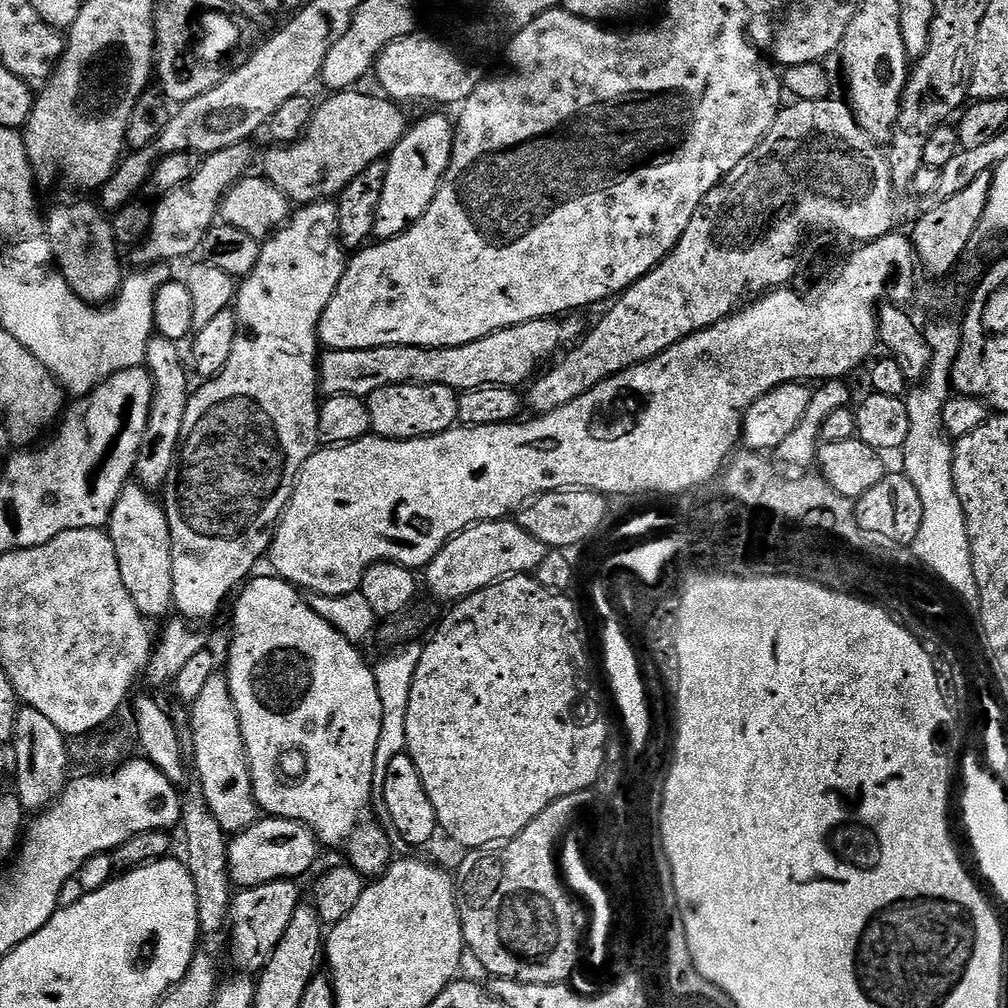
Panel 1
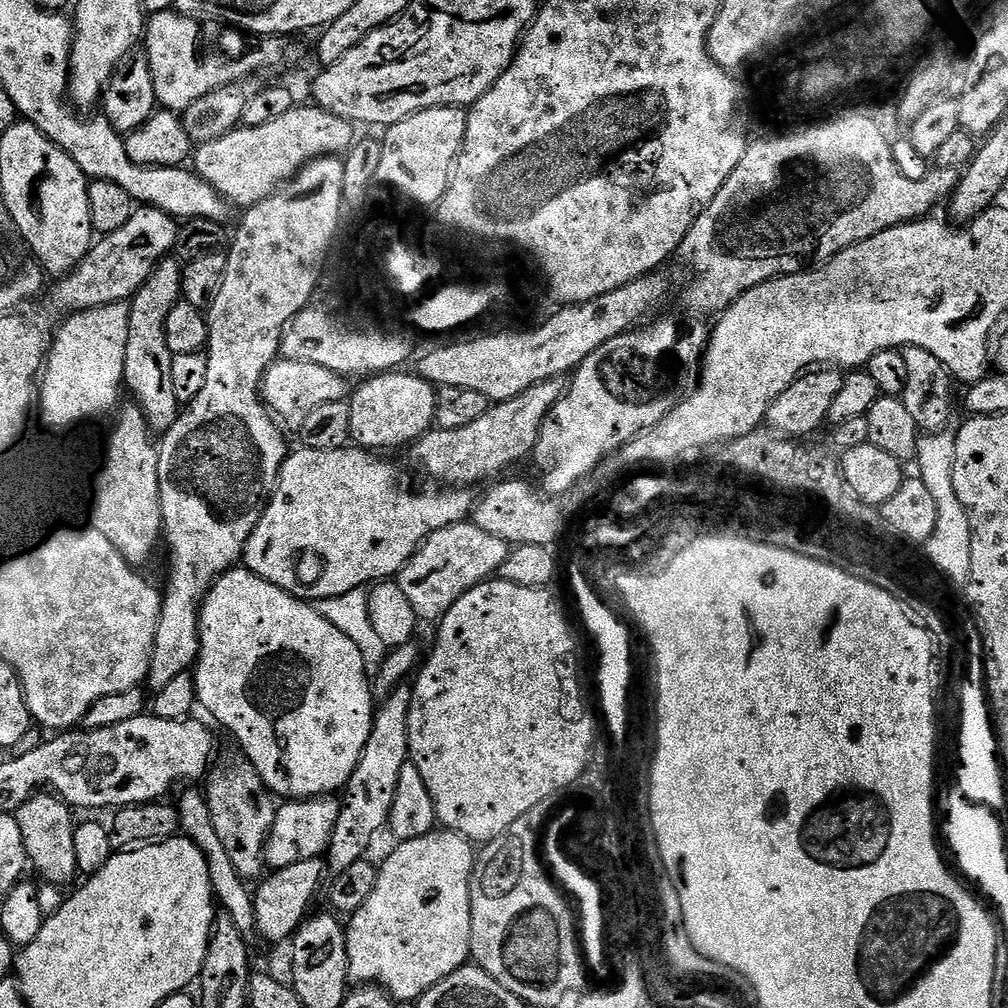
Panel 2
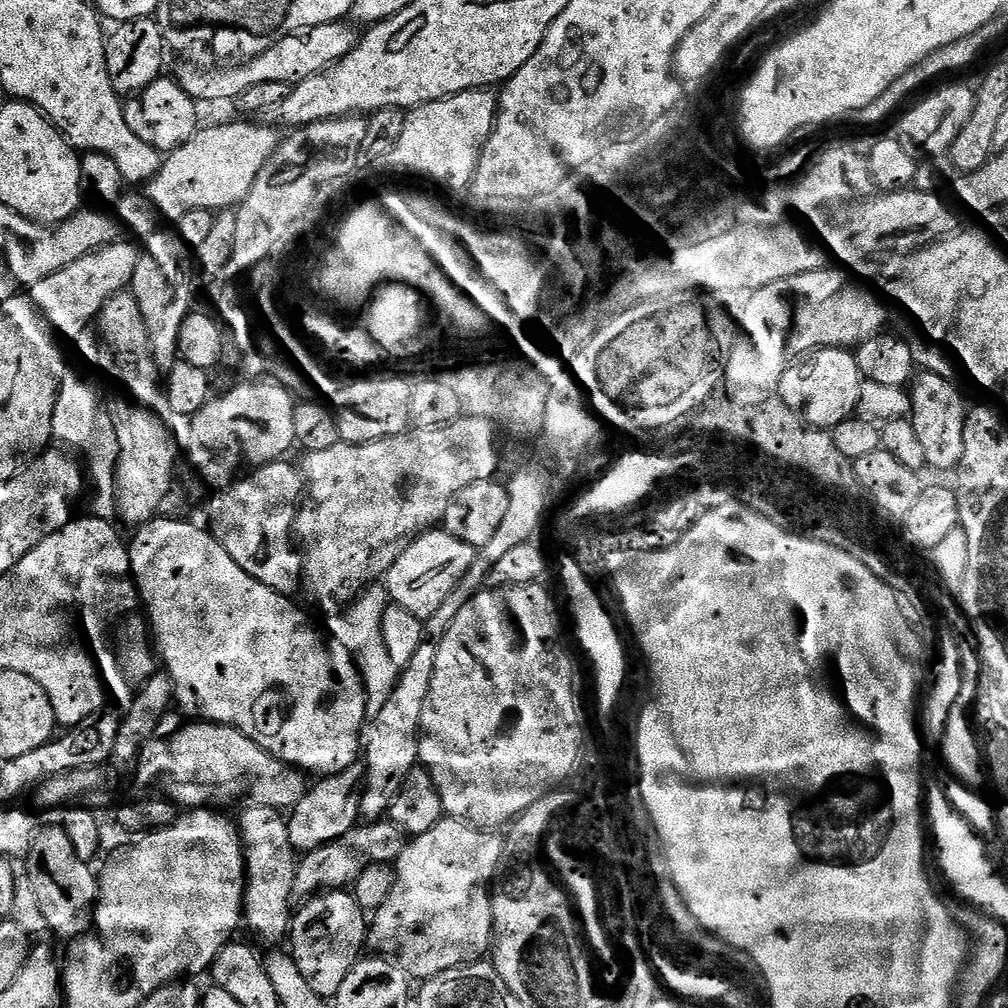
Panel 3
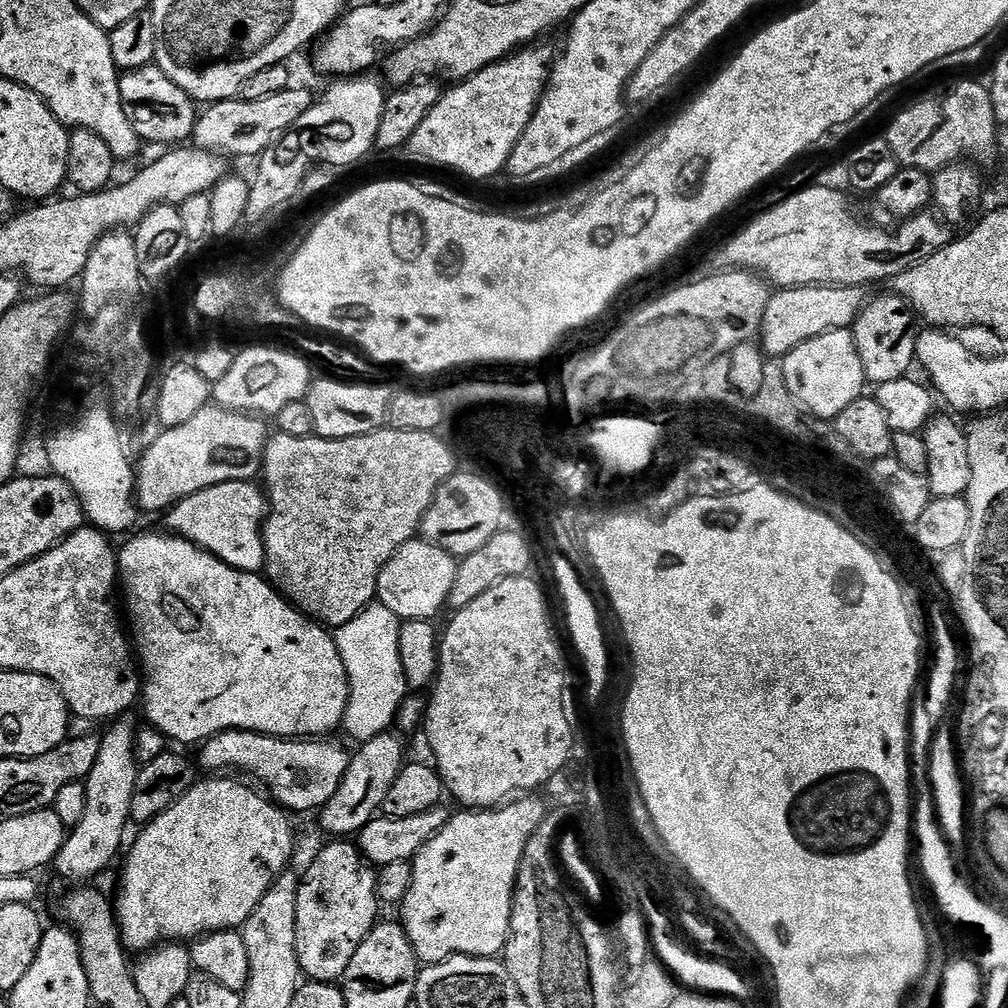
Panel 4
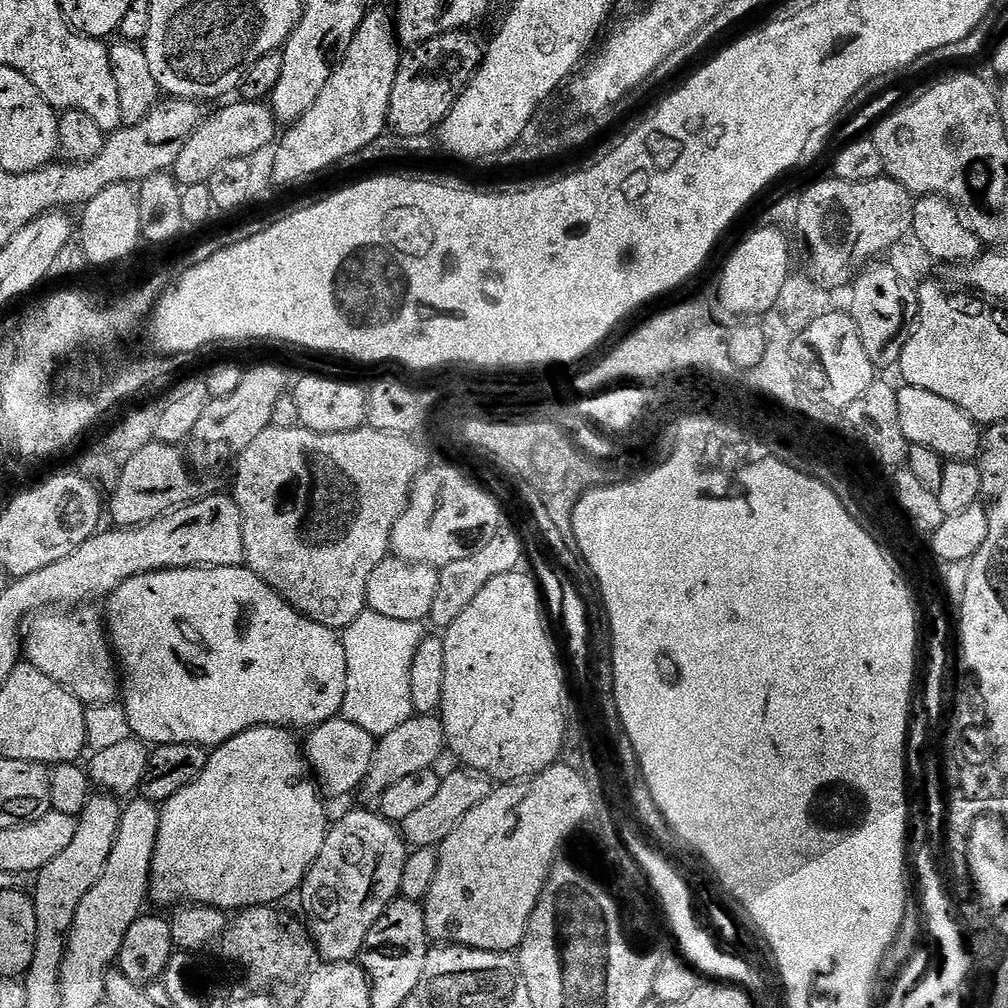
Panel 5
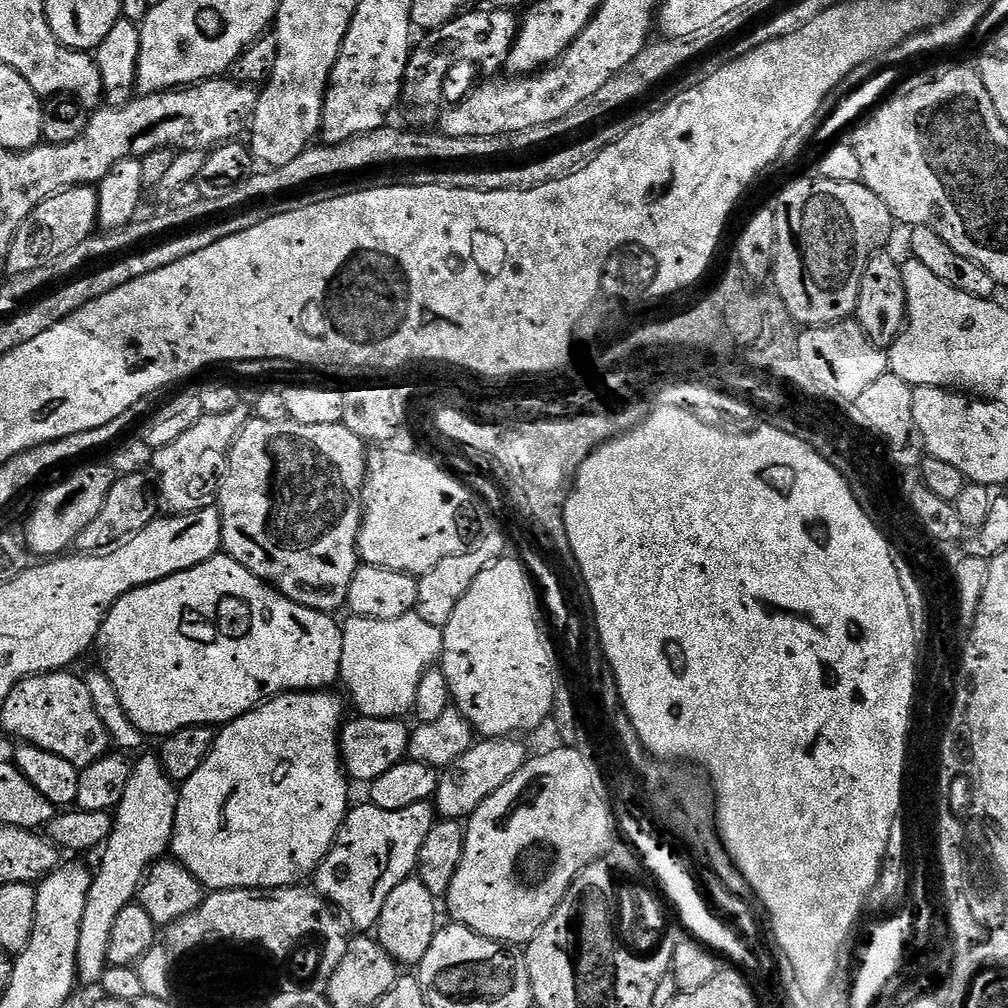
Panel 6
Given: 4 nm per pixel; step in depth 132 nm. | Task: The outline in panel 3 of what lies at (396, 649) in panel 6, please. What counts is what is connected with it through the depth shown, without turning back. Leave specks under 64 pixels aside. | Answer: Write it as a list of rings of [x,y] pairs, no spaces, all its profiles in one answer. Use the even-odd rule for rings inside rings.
[[[377,582],[371,588],[365,588],[355,600],[340,610],[337,616],[332,616],[328,620],[327,631],[331,639],[342,642],[342,646],[346,646],[346,650],[352,652],[352,657],[360,667],[360,676],[364,680],[364,693],[368,699],[368,711],[372,714],[384,706],[395,688],[398,677],[398,669],[390,659],[390,654],[386,650],[386,641],[382,638],[382,618],[389,603],[387,587]]]

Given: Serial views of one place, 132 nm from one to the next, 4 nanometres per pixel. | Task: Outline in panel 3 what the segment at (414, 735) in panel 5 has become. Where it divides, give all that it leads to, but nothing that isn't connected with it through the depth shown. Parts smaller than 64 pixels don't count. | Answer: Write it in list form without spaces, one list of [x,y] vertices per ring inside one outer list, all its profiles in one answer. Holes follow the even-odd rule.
[[[357,762],[333,776],[323,777],[320,784],[313,787],[296,803],[287,821],[290,842],[297,853],[313,852],[338,838],[342,838],[352,828],[357,827],[360,817],[360,796],[364,792],[365,765]]]

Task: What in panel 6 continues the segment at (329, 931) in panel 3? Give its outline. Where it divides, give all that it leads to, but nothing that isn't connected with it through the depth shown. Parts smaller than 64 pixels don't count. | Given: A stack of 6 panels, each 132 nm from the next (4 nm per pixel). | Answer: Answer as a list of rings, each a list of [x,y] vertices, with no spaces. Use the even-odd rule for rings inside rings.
[[[365,802],[365,804],[360,804],[351,809],[348,815],[344,817],[344,825],[340,827],[340,833],[336,835],[336,841],[333,842],[332,848],[328,851],[328,855],[325,856],[324,861],[320,863],[319,868],[316,869],[314,873],[314,881],[316,880],[316,885],[314,885],[315,891],[319,895],[323,896],[325,900],[328,901],[329,905],[335,906],[343,915],[346,917],[348,915],[347,923],[354,927],[360,928],[356,930],[372,930],[375,929],[376,924],[380,920],[380,915],[382,914],[382,906],[386,906],[386,898],[390,898],[390,893],[394,891],[394,886],[398,886],[404,880],[409,879],[416,872],[416,863],[420,857],[420,851],[422,850],[422,842],[426,842],[426,834],[430,834],[434,823],[434,808],[431,803],[425,802],[423,804],[415,804],[410,806],[406,810],[400,810],[398,812],[390,812],[388,810],[382,810],[377,804],[371,802]]]

